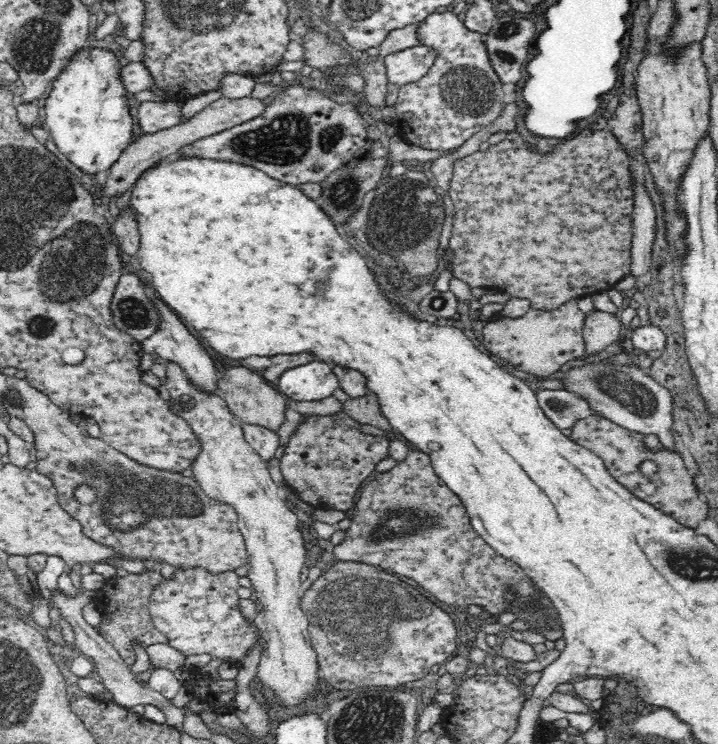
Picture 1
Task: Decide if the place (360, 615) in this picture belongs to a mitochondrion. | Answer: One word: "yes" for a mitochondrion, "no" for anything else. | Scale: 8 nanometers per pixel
yes

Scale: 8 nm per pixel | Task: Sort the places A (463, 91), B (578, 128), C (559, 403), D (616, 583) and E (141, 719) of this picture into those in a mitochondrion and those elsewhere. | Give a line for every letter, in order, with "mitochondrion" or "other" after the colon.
A: mitochondrion
B: other
C: mitochondrion
D: other
E: other

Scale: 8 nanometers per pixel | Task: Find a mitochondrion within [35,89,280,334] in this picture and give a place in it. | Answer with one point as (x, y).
(132, 313)

